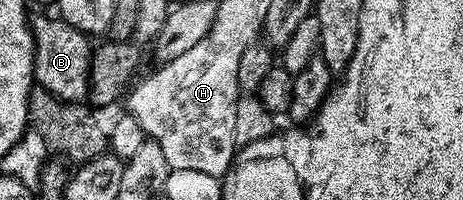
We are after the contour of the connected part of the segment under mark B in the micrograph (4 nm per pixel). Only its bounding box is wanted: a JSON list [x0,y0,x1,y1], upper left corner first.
[34,16,91,102]

